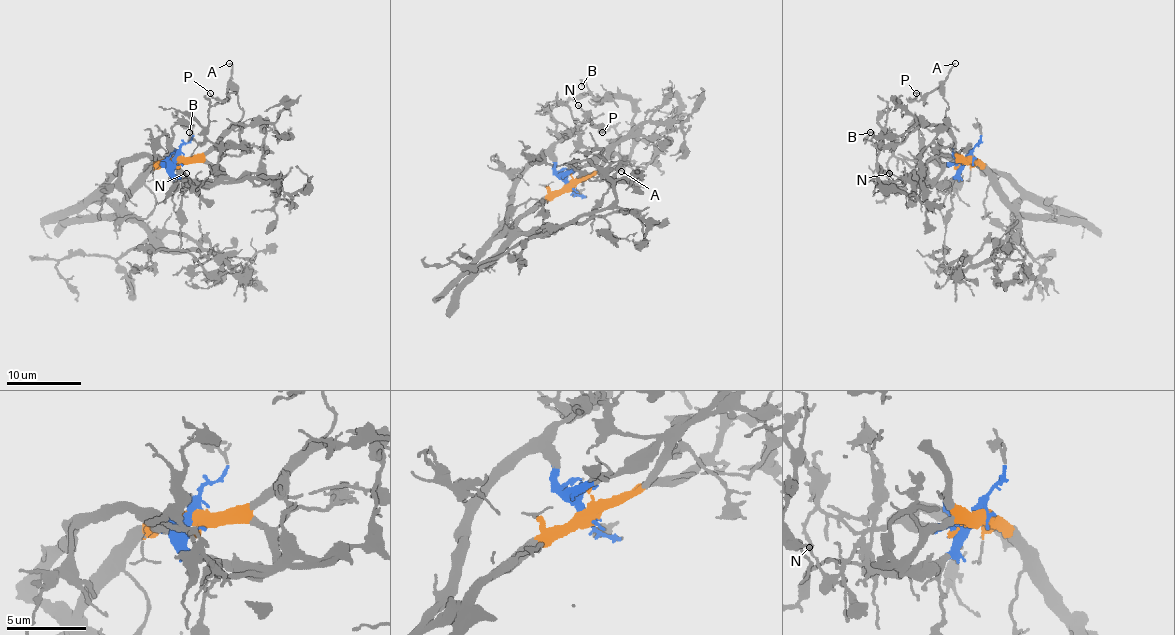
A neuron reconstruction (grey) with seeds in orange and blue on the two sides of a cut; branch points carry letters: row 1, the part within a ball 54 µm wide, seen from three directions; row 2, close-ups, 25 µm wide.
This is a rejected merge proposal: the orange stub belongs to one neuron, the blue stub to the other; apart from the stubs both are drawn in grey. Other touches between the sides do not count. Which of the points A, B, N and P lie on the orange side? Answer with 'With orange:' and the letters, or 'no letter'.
With orange: A, B, P

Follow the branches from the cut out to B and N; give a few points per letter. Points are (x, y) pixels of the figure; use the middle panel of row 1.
B: (570, 185), (602, 172), (611, 172), (631, 150), (633, 105), (628, 99), (596, 97), (585, 84), (581, 86)
N: (570, 185), (555, 168), (553, 148), (588, 120), (577, 105)

